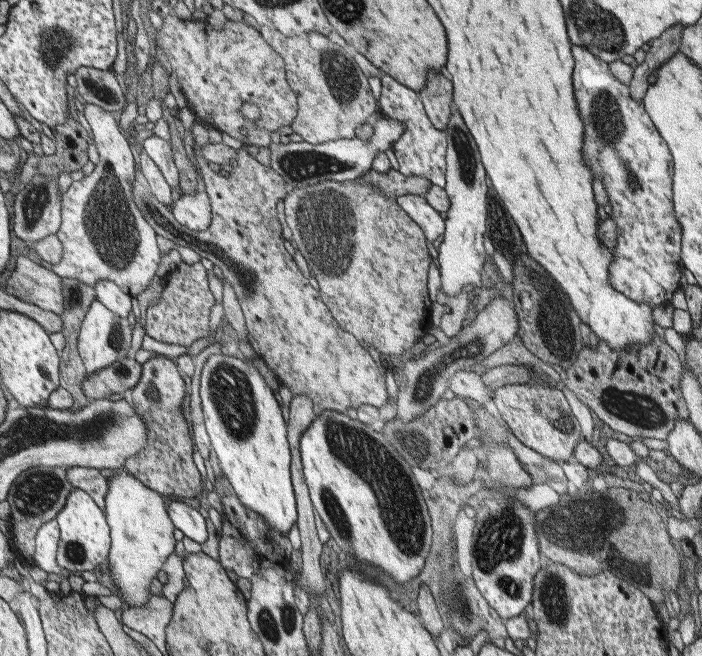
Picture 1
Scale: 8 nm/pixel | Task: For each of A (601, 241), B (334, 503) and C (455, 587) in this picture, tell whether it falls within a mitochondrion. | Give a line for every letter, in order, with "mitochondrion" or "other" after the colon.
A: other
B: mitochondrion
C: mitochondrion

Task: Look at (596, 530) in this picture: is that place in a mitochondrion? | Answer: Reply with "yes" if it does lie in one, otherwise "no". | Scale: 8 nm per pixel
yes

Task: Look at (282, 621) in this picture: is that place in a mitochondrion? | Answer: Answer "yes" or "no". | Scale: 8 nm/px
yes

